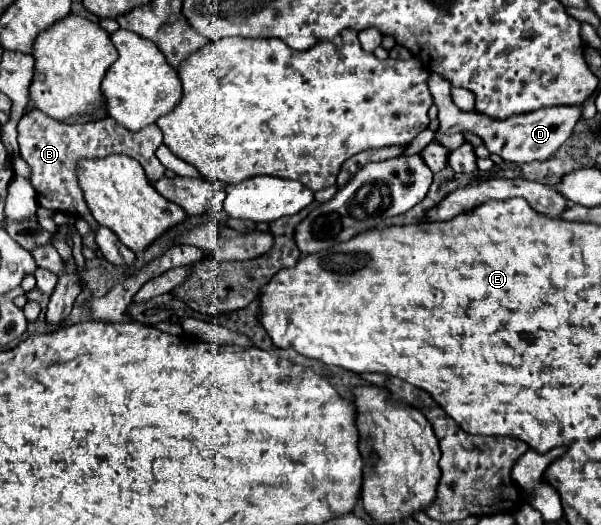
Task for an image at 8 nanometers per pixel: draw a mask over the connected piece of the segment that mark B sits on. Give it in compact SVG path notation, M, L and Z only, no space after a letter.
M34 110L24 114L18 122L18 144L20 144L20 156L28 162L32 168L30 182L38 194L38 204L44 208L50 208L54 212L66 212L74 218L80 218L88 214L88 206L84 202L84 196L80 194L80 186L76 182L76 162L82 158L96 158L106 154L126 154L138 160L150 180L164 176L164 166L156 158L156 148L162 144L162 132L156 124L146 126L138 132L130 132L112 118L104 118L92 124L62 124L54 118L48 118L46 114L40 114L40 110Z

